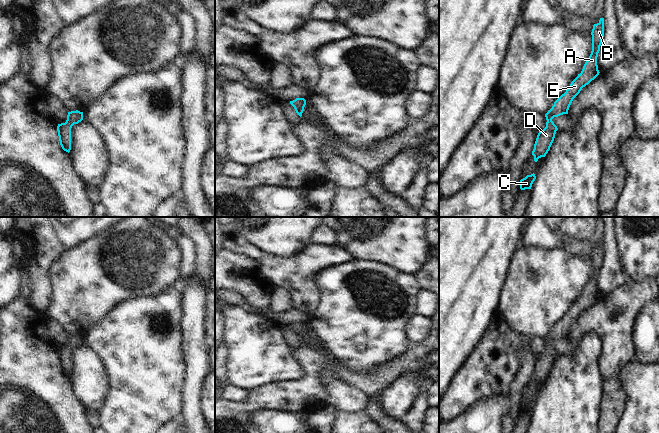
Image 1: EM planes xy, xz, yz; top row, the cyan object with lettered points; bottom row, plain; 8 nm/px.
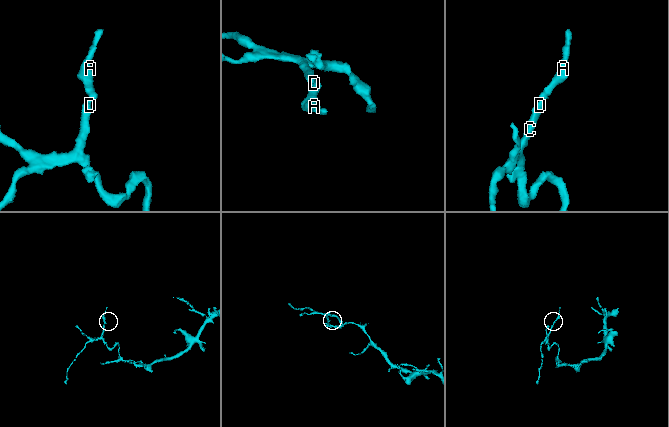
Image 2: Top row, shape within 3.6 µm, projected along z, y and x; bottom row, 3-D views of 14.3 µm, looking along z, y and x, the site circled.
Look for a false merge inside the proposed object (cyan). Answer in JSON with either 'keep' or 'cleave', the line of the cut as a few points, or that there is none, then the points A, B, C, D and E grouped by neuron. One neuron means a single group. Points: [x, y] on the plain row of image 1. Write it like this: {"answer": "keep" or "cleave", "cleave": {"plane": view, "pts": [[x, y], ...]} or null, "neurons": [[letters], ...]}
{"answer": "keep", "cleave": null, "neurons": [["A", "B", "C", "D", "E"]]}

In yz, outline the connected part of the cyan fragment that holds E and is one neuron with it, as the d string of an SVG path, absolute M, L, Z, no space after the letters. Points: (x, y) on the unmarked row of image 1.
M600 242L599 246L593 249L591 259L592 275L581 297L578 298L566 316L554 326L552 332L545 338L547 344L546 351L539 355L532 375L535 386L539 382L546 380L554 365L558 352L552 343L563 338L568 338L573 323L580 317L583 311L588 309L600 297L597 289L597 281L604 261L604 242Z

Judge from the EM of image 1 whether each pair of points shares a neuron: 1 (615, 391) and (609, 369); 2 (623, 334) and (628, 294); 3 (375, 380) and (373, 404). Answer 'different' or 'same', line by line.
1: different
2: same
3: different

